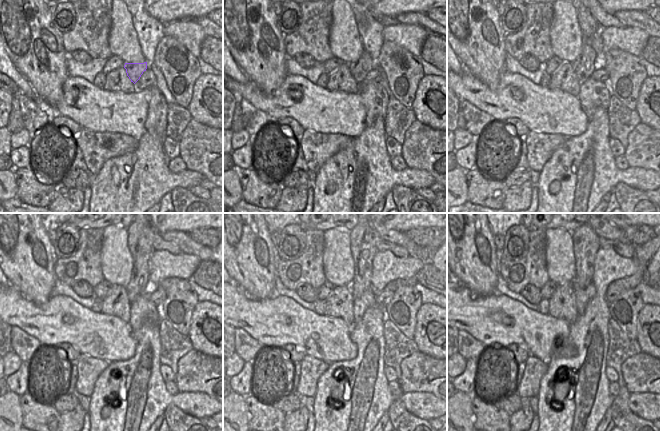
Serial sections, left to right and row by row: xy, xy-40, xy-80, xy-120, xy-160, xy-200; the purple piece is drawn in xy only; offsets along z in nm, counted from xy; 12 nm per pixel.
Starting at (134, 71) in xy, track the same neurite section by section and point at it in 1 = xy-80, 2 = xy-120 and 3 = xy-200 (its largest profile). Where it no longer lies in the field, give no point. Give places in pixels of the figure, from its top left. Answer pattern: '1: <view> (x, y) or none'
1: xy-80 (583, 66)
2: xy-120 (141, 248)
3: xy-200 (585, 241)

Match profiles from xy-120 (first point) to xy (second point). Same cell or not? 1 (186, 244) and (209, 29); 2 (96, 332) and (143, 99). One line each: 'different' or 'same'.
1: same
2: same

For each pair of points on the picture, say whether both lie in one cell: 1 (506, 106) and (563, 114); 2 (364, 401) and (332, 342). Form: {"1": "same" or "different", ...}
{"1": "same", "2": "different"}

